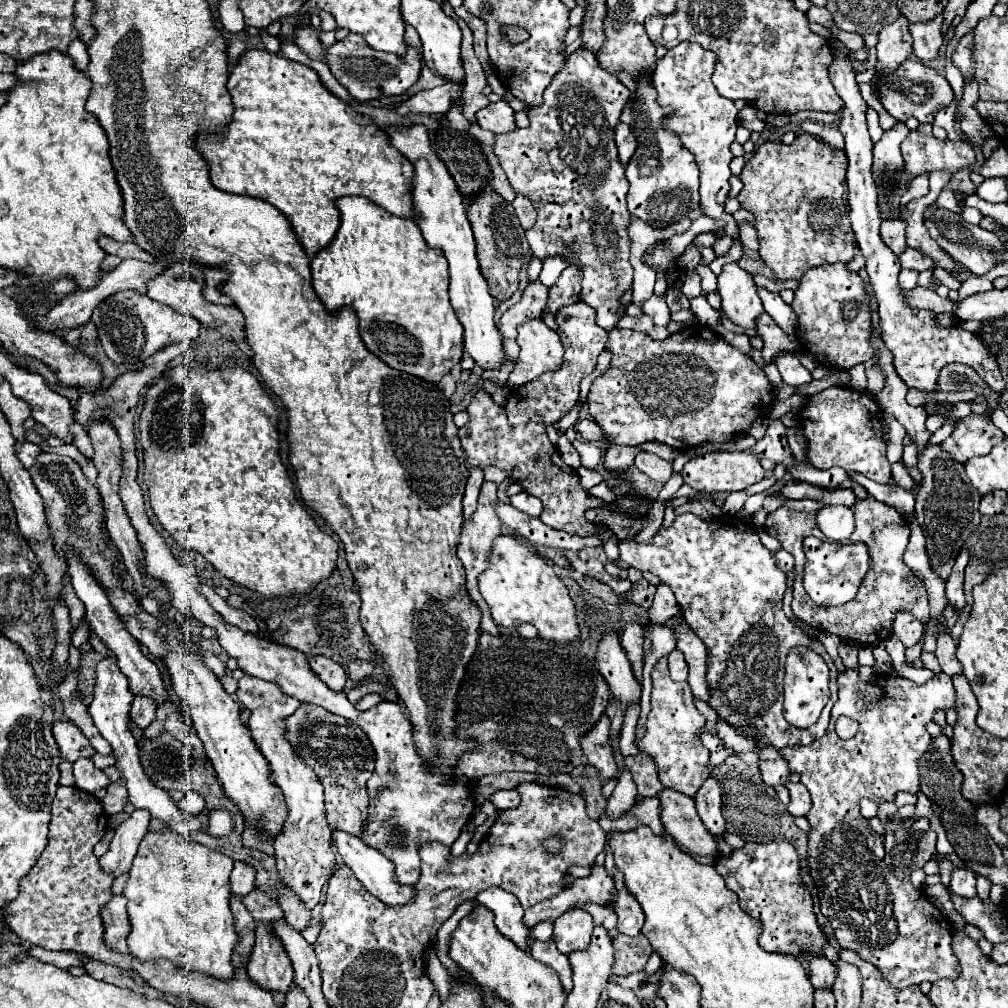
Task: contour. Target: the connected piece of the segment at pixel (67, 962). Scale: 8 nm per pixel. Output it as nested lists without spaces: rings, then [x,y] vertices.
[[[30,947],[30,955],[42,963],[52,963],[60,969],[70,969],[76,965],[82,967],[86,963],[86,957],[80,957],[78,953],[70,953],[70,951],[46,951],[42,947]]]

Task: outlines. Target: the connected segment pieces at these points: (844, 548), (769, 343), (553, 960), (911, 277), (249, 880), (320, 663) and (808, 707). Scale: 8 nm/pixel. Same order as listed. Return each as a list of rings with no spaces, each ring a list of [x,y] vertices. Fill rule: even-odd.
[[[816,537],[804,539],[806,553],[806,571],[804,571],[804,589],[810,599],[818,605],[844,605],[852,601],[858,593],[858,587],[870,569],[870,555],[866,545],[840,545],[830,541],[820,541]]]
[[[762,313],[756,317],[756,331],[764,343],[761,352],[767,364],[772,363],[771,358],[779,351],[795,349],[794,338],[791,339],[791,335],[784,333],[768,313]]]
[[[552,939],[548,941],[534,941],[532,947],[530,947],[530,955],[534,959],[538,959],[540,963],[552,967],[562,985],[564,985],[564,991],[568,993],[570,991],[570,985],[572,985],[572,969],[570,969],[570,963],[568,963],[568,957],[562,955],[558,949],[556,949],[556,943]]]
[[[902,269],[900,271],[900,289],[902,291],[914,289],[916,287],[916,281],[918,281],[918,271],[908,271],[908,269]]]
[[[234,861],[234,869],[230,875],[230,893],[244,897],[254,889],[254,869],[242,861]]]
[[[316,655],[308,659],[310,669],[332,689],[332,691],[342,691],[346,683],[346,671],[332,659]]]
[[[794,647],[786,657],[784,673],[784,717],[794,727],[810,727],[818,721],[820,711],[830,699],[828,689],[828,665],[824,659],[808,647]]]

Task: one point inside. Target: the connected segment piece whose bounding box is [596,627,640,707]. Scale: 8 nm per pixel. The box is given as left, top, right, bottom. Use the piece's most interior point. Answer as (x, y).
(611, 659)

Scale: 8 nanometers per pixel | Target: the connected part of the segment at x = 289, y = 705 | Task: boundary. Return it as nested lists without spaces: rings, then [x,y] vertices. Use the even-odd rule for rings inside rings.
[[[245,675],[238,681],[236,697],[252,713],[248,721],[252,739],[268,759],[272,767],[272,781],[282,789],[286,805],[290,809],[284,823],[284,833],[278,835],[274,841],[278,877],[284,887],[294,891],[294,895],[304,903],[306,909],[314,909],[320,901],[322,887],[336,865],[336,853],[330,841],[330,827],[326,823],[322,785],[314,769],[308,769],[308,765],[304,765],[304,761],[296,757],[290,741],[286,739],[284,721],[300,707],[300,701],[284,695],[276,685],[250,675]]]

